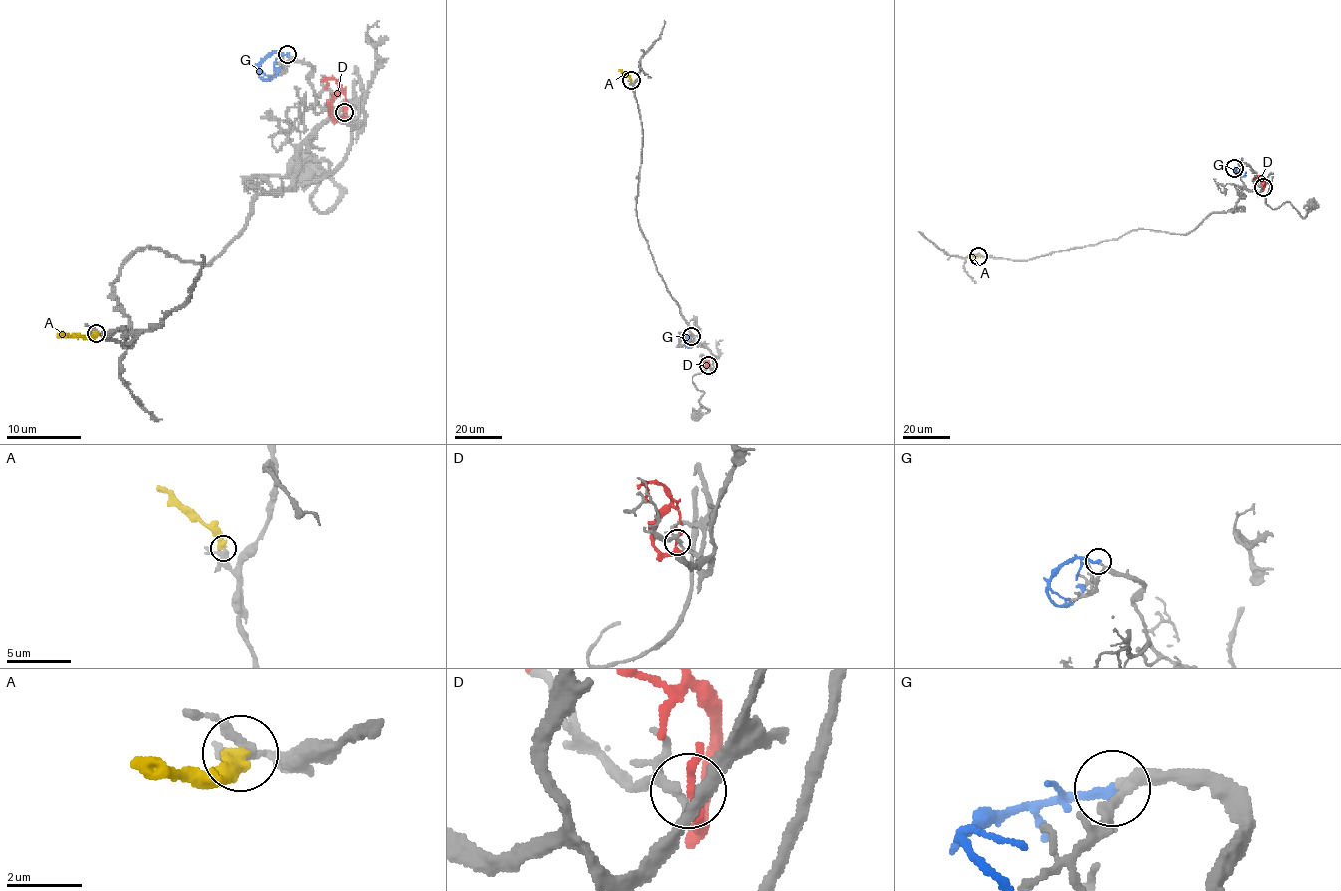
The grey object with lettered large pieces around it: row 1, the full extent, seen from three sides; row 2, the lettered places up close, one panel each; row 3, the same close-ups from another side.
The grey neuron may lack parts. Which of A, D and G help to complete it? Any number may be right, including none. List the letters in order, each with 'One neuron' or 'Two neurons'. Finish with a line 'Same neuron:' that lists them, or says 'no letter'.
A: Two neurons
D: Two neurons
G: One neuron
Same neuron: G

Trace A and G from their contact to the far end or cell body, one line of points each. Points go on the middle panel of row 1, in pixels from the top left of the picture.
A: (631, 80), (619, 69)
G: (691, 336), (682, 340), (689, 348)

